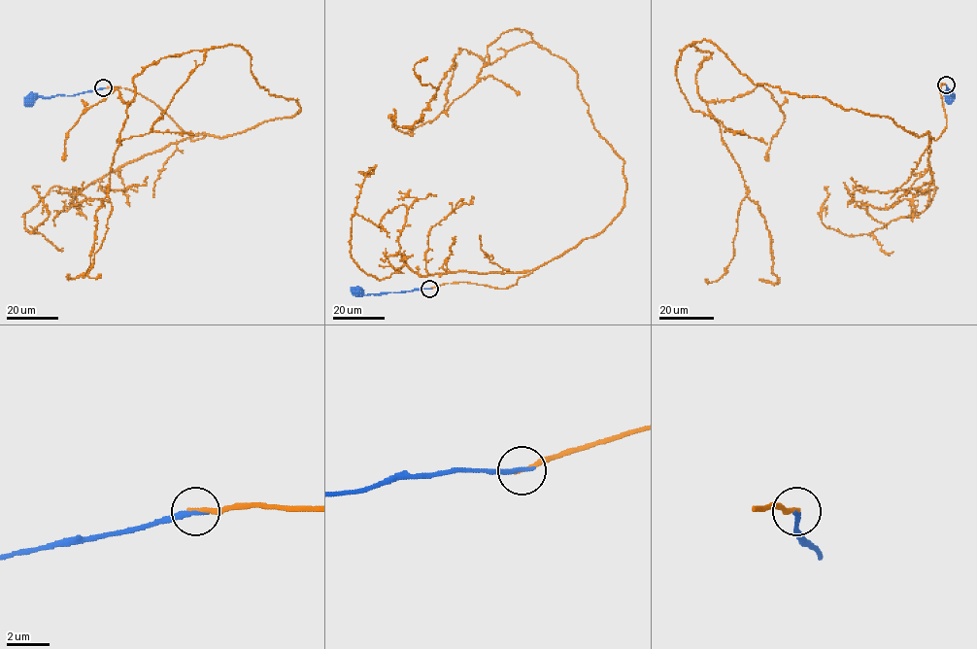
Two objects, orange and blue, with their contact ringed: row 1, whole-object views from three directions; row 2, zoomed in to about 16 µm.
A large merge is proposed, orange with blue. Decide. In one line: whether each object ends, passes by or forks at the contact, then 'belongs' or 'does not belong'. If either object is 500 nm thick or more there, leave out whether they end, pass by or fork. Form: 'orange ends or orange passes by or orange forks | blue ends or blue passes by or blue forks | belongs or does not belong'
orange ends | blue ends | belongs

